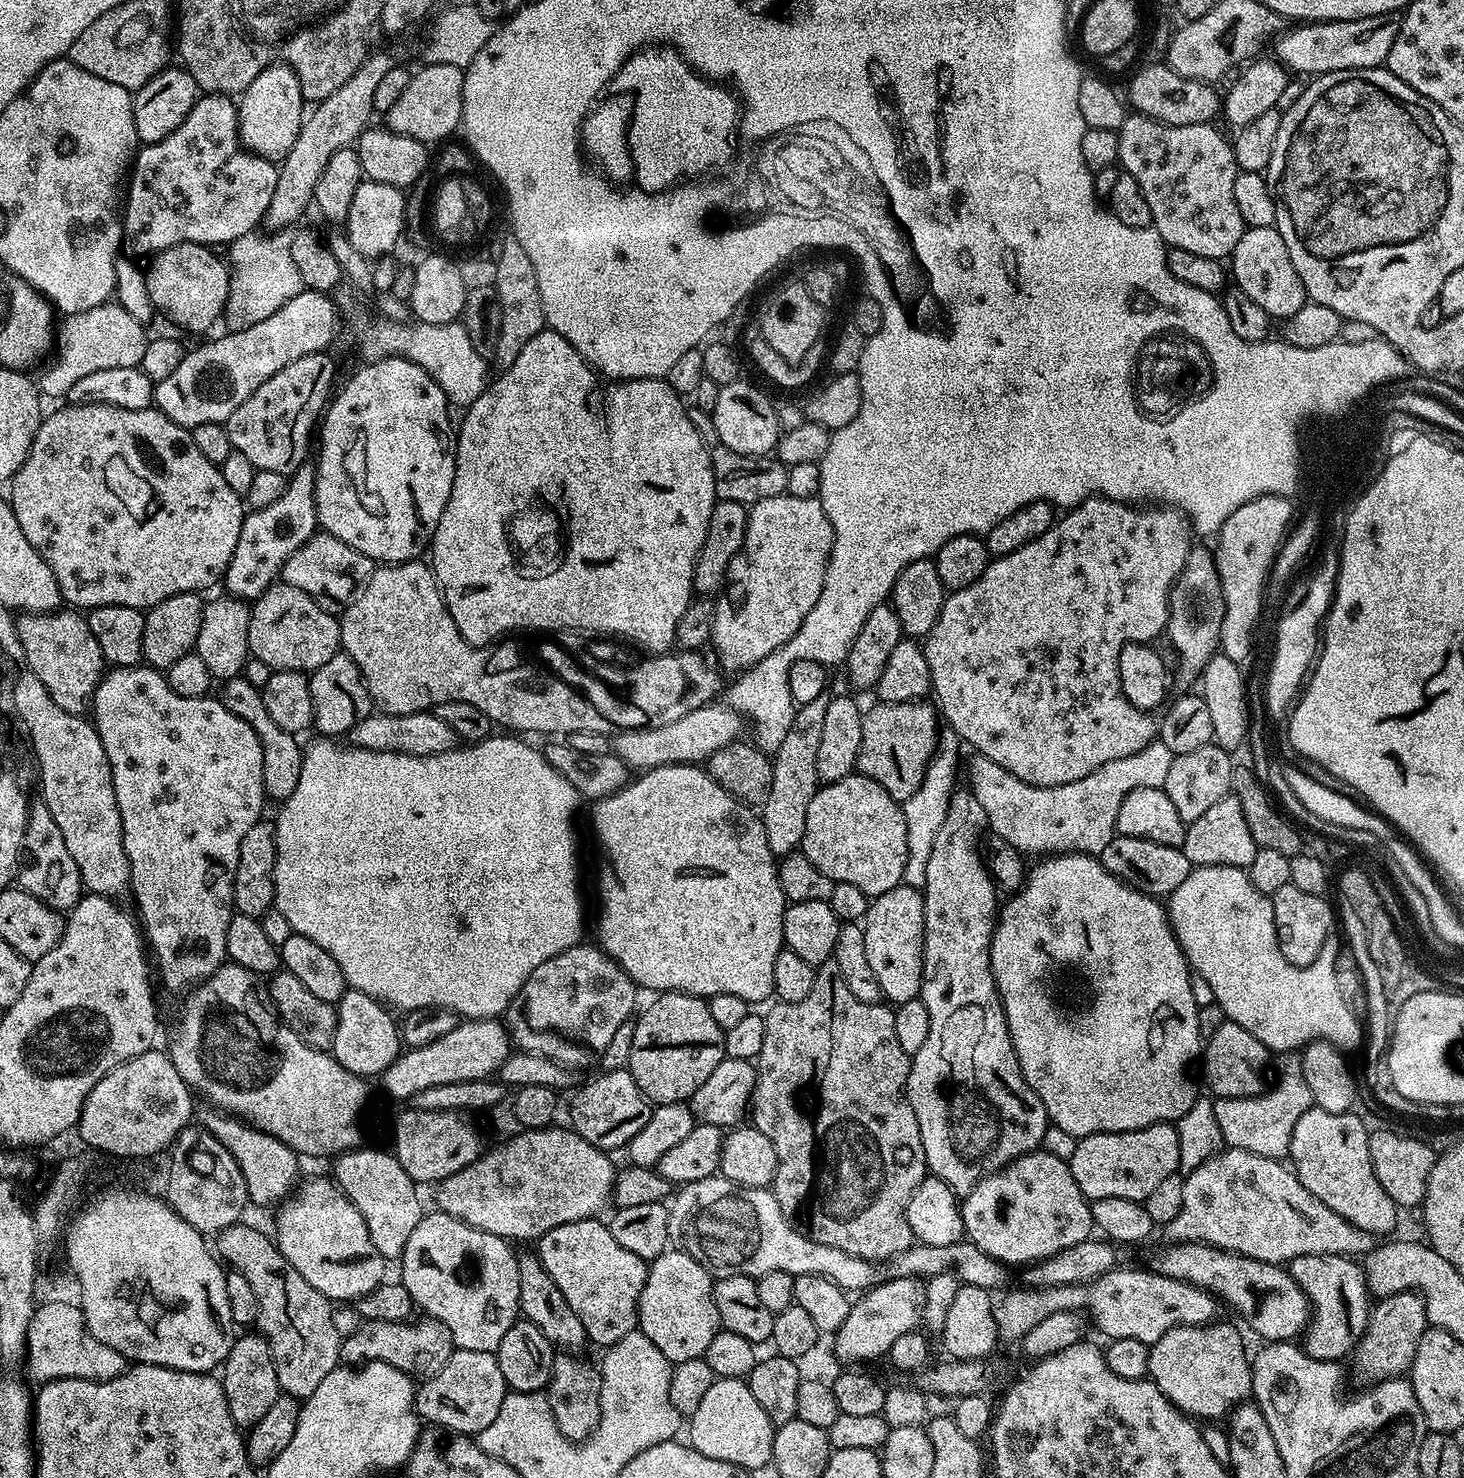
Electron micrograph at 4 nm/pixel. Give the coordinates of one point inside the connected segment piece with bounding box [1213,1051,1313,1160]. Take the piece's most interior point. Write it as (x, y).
(1263, 1124)

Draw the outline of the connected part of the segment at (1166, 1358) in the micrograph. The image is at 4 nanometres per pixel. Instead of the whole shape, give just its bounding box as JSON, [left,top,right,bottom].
[1147,1324,1252,1421]

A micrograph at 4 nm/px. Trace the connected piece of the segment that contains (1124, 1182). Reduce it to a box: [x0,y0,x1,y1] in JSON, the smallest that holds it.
[1068,1123,1178,1202]

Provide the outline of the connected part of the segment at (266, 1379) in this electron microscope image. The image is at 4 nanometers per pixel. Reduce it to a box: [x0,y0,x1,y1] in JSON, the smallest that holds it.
[222,1334,282,1430]

